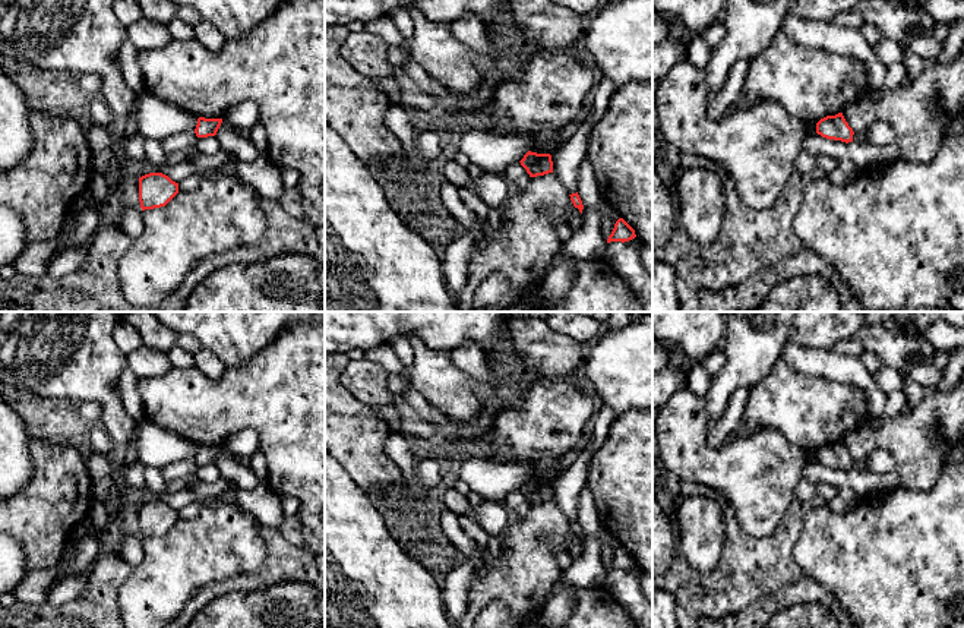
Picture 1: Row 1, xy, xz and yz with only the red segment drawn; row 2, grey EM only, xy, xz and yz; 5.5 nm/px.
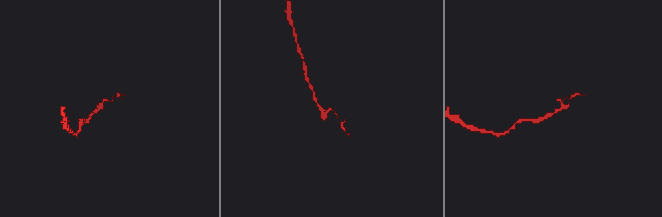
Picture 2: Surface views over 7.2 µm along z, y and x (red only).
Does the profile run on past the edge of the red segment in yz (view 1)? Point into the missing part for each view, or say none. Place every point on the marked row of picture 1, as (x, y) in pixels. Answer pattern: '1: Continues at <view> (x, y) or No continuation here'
1: No continuation here

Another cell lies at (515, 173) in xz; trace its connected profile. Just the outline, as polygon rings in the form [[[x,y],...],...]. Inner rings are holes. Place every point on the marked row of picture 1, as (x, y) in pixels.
[[[513,162],[508,165],[503,171],[503,176],[511,184],[516,186],[519,190],[524,189],[531,179],[521,162]]]

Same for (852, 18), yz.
[[[854,9],[837,13],[829,22],[844,28],[856,29],[859,29],[865,23],[863,16]]]

